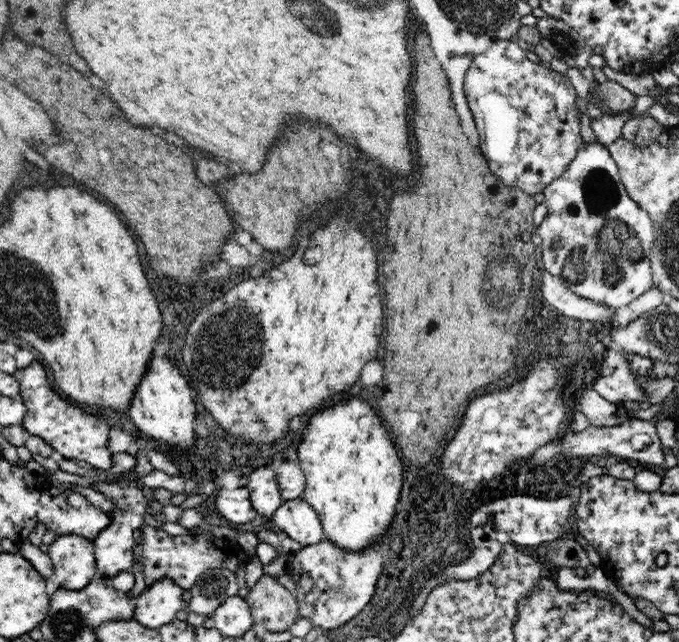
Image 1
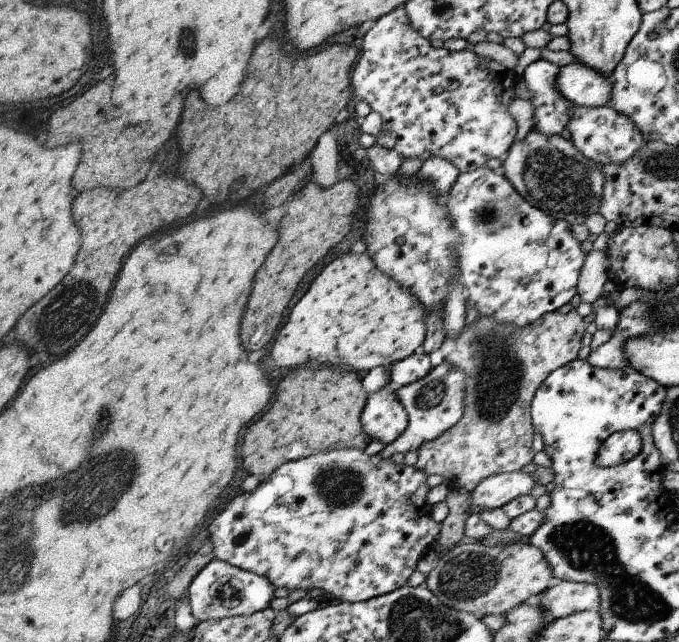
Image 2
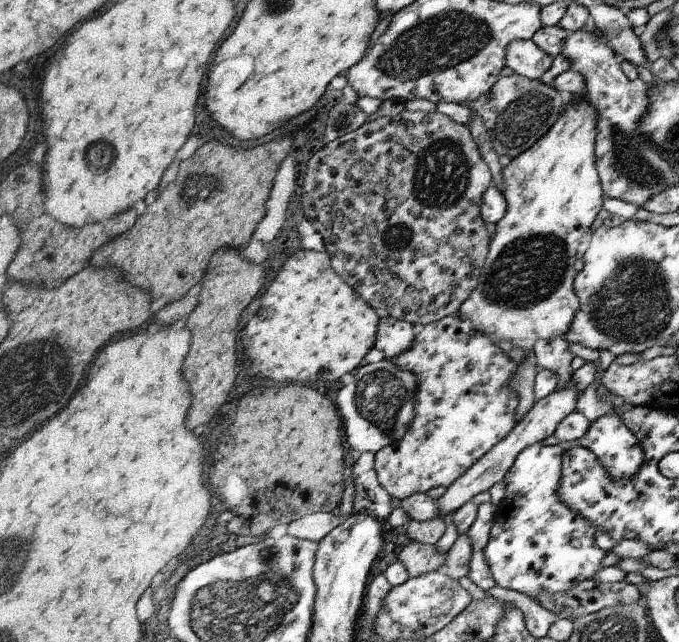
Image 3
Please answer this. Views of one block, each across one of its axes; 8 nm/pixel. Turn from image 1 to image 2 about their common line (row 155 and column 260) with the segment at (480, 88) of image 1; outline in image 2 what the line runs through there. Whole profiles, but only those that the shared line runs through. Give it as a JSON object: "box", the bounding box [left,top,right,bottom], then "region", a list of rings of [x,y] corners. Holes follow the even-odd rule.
{"box":[209,449,441,602],"region":[[[338,449],[326,452],[318,451],[295,461],[287,462],[276,468],[268,477],[268,480],[260,481],[260,484],[252,492],[238,494],[238,500],[234,498],[209,526],[210,543],[214,546],[214,556],[222,559],[232,566],[240,567],[266,576],[277,588],[286,587],[288,590],[314,590],[320,588],[326,594],[334,596],[341,602],[362,602],[371,598],[394,592],[399,587],[408,583],[410,576],[416,570],[418,561],[431,550],[434,540],[437,540],[441,529],[441,523],[437,523],[431,517],[431,505],[426,502],[426,496],[430,492],[430,486],[426,484],[426,472],[418,470],[415,466],[406,466],[404,463],[396,464],[390,458],[380,458],[378,455],[370,456],[365,450]]]}

